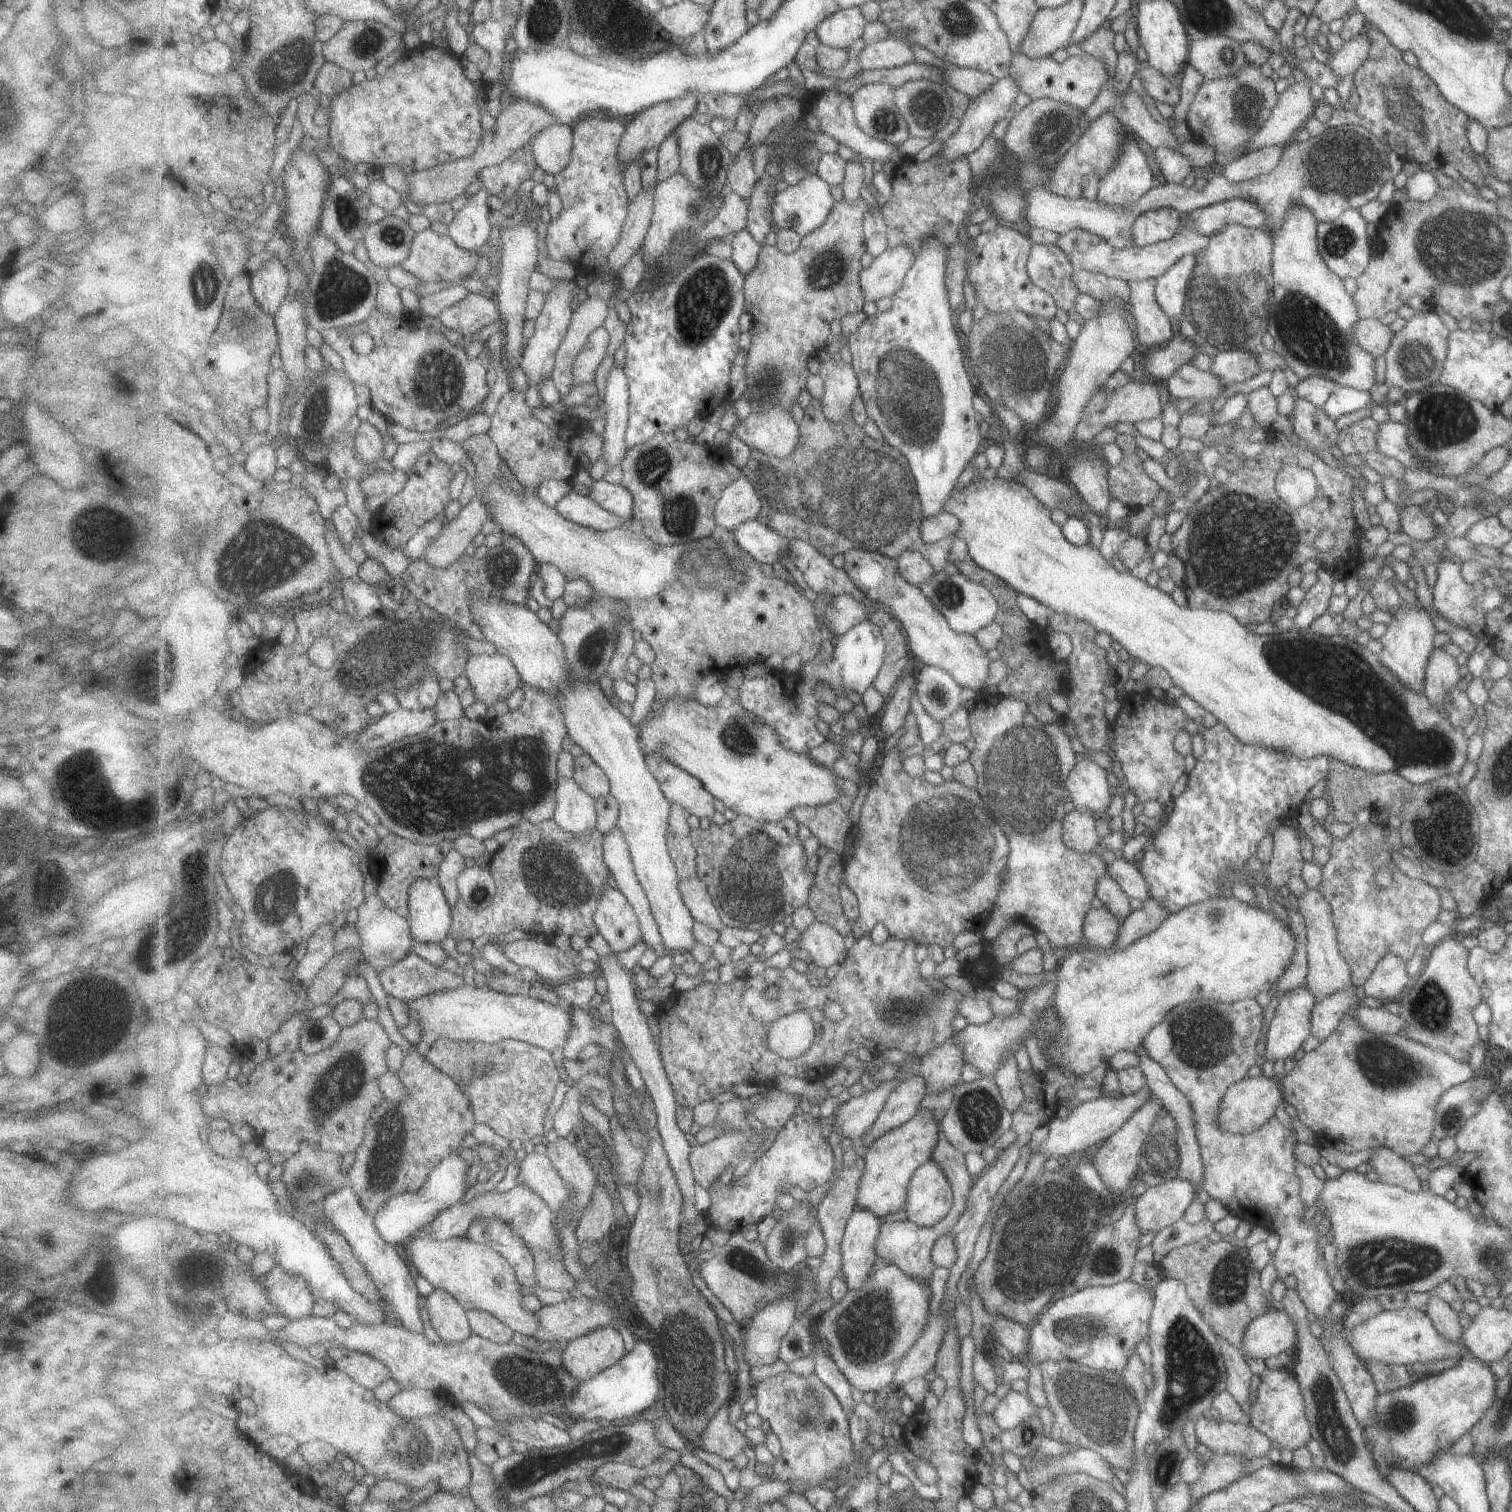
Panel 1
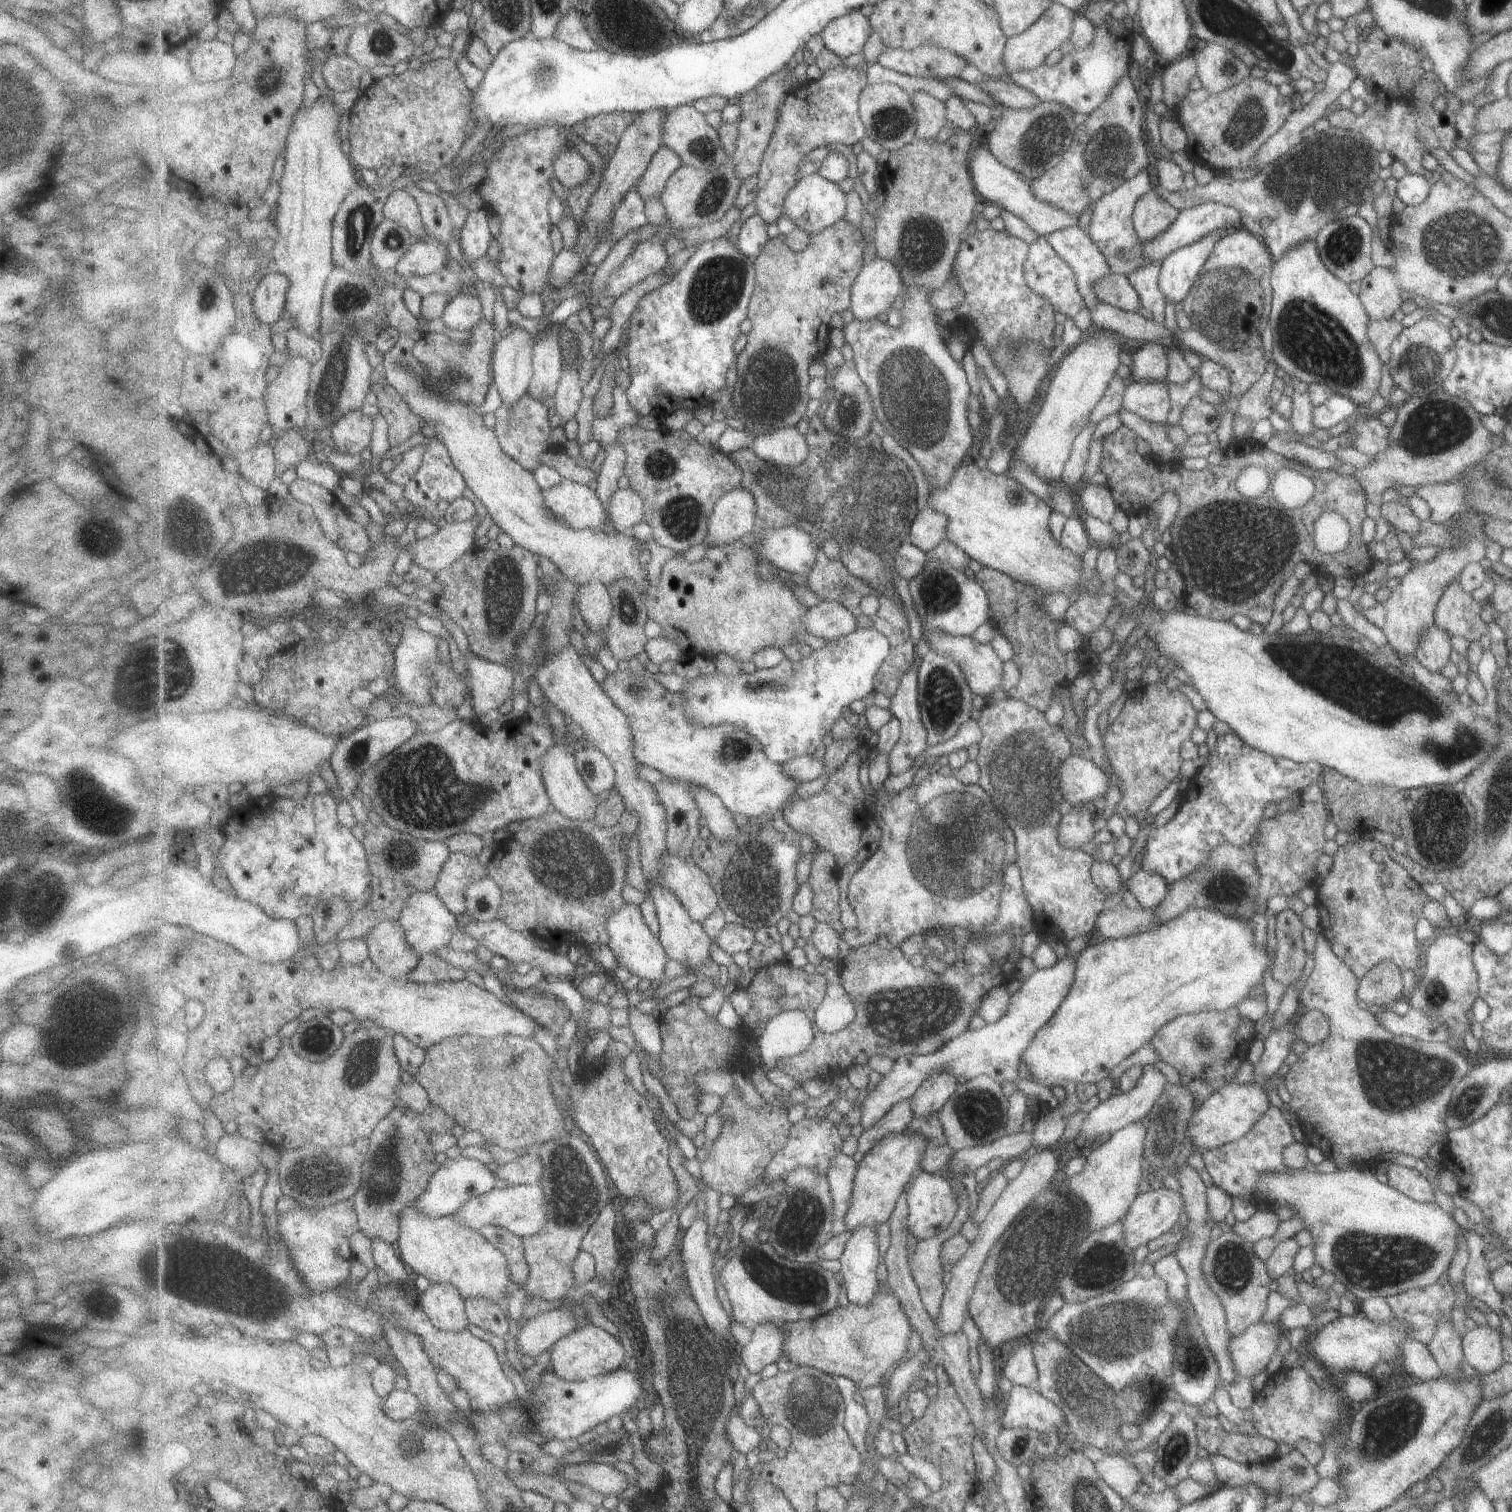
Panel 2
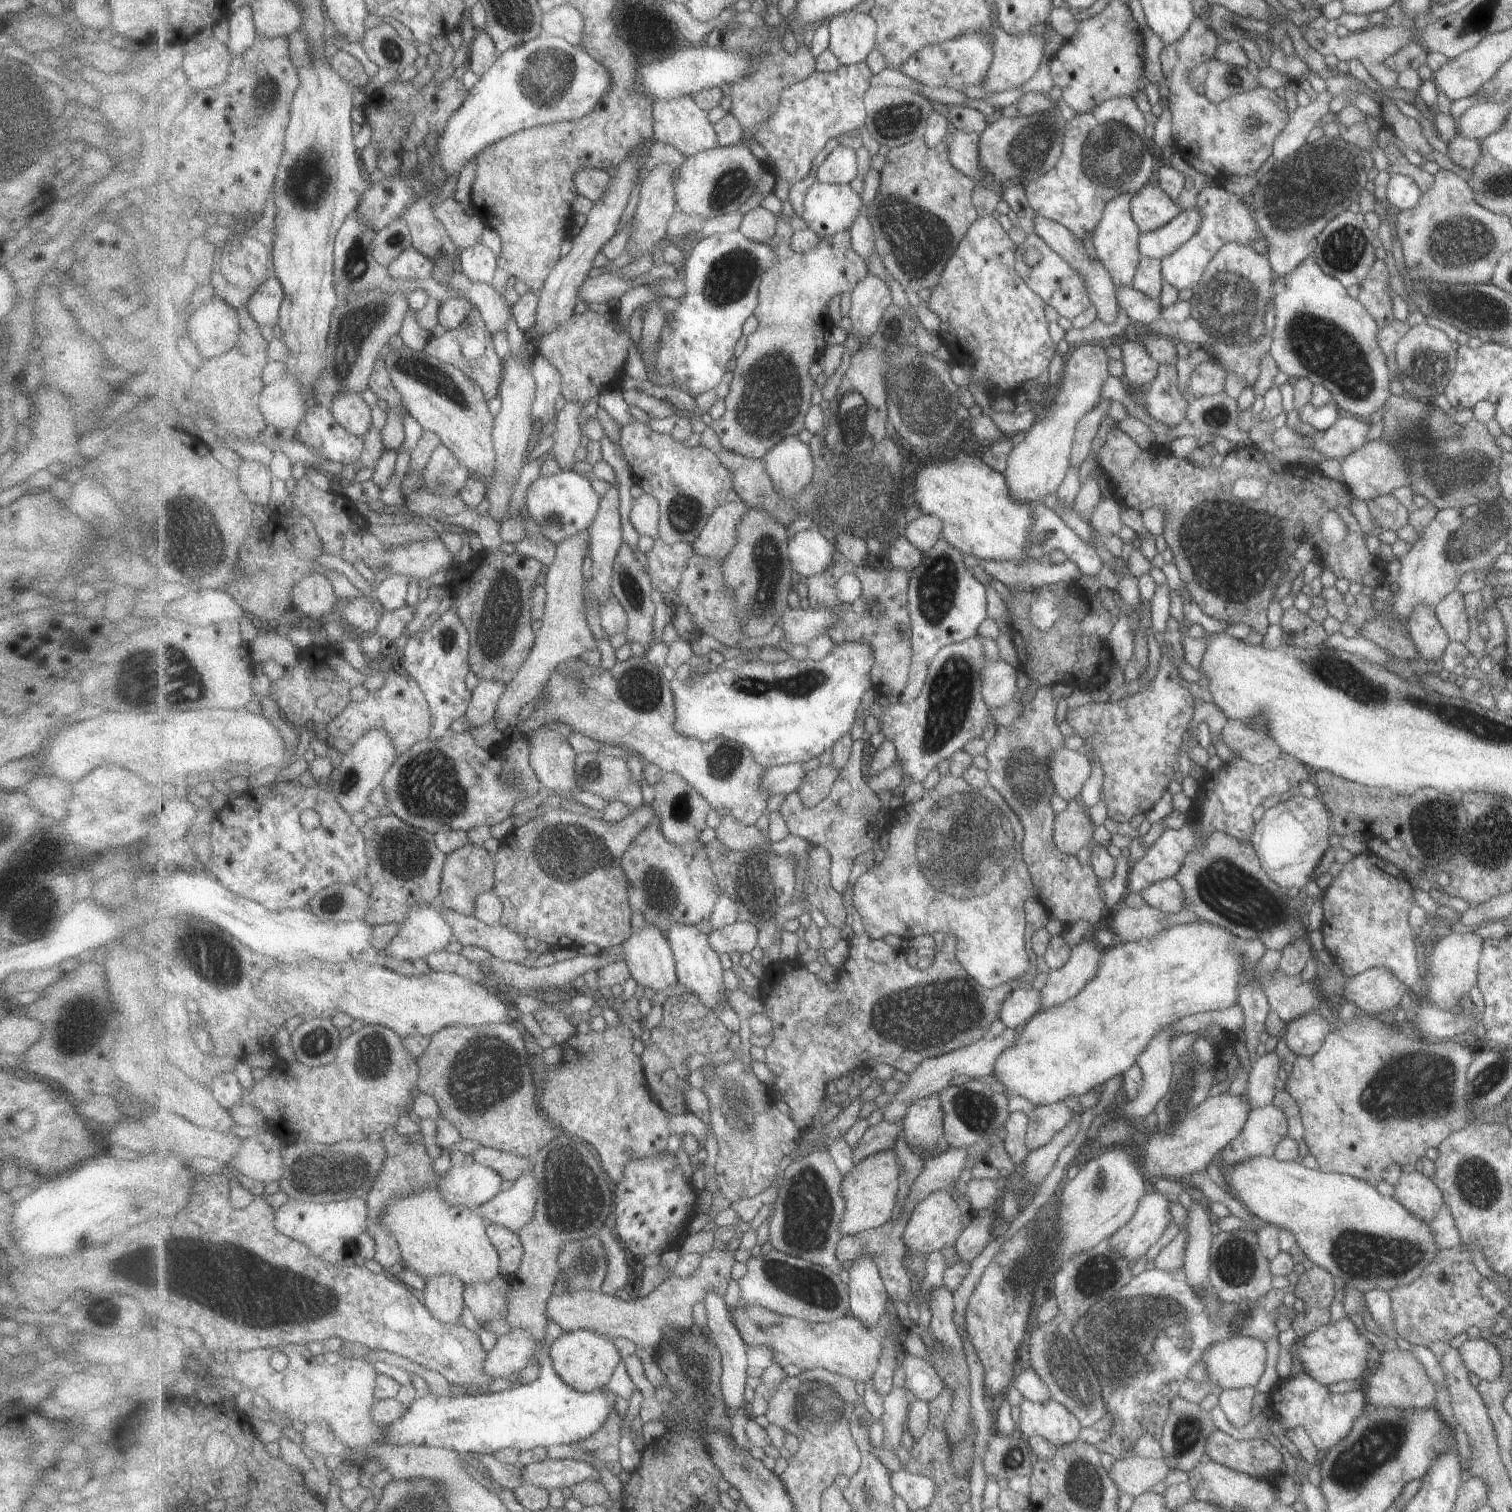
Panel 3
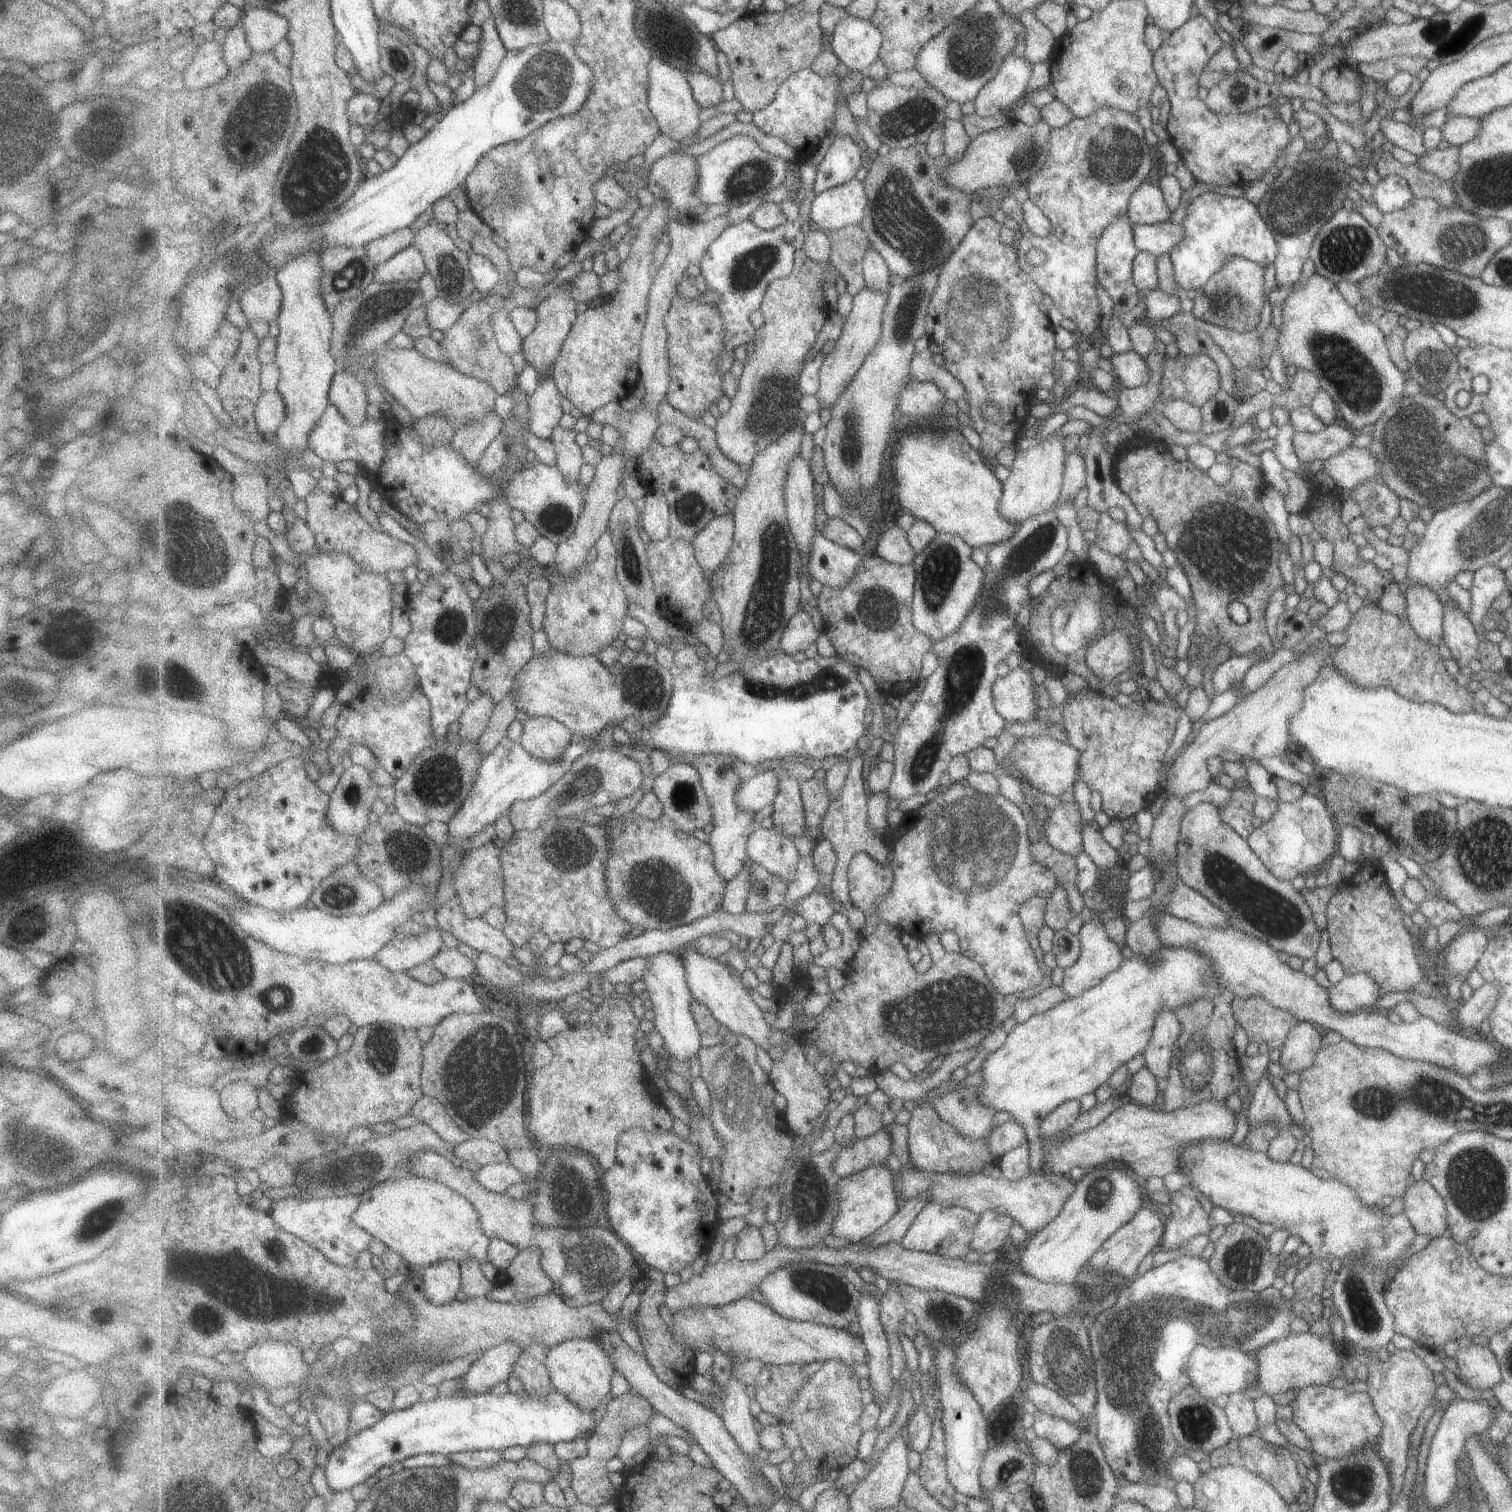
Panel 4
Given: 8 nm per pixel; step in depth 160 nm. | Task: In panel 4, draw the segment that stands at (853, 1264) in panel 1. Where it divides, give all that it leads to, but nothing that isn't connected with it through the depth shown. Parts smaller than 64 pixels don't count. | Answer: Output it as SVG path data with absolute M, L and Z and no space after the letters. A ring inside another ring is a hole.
M863 1294L858 1305L862 1339L868 1350L870 1391L883 1407L889 1402L896 1378L892 1375L890 1342L880 1315L880 1300Z

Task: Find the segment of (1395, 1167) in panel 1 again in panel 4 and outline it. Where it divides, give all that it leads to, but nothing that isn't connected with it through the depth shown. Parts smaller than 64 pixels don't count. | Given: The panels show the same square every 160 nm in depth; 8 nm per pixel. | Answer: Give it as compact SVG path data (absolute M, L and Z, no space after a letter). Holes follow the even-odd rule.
M1423 1180L1407 1184L1401 1202L1401 1213L1415 1234L1425 1234L1432 1239L1447 1234L1445 1203L1430 1184Z

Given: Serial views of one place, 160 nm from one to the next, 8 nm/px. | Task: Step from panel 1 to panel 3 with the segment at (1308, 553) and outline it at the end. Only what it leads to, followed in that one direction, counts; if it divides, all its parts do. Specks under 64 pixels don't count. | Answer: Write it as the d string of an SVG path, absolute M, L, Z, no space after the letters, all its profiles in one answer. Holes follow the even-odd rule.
M1117 426L1106 434L1104 445L1098 450L1097 460L1112 496L1123 507L1131 507L1141 512L1146 505L1162 506L1164 515L1161 536L1172 550L1171 562L1199 610L1219 622L1225 621L1229 625L1241 623L1263 636L1268 626L1265 611L1276 592L1279 575L1287 568L1285 559L1293 554L1297 544L1306 537L1313 541L1319 556L1319 565L1329 569L1337 579L1356 582L1373 589L1388 579L1378 557L1366 550L1365 534L1349 512L1350 500L1353 497L1348 488L1335 478L1324 477L1319 470L1310 466L1287 464L1280 471L1273 472L1268 469L1261 452L1253 448L1253 445L1245 447L1235 443L1232 450L1222 457L1218 467L1211 464L1207 468L1199 468L1193 466L1187 458L1171 458L1171 454L1165 454L1163 458L1159 456L1159 452L1152 454L1148 449L1139 448L1135 441ZM1247 475L1266 479L1265 492L1255 500L1236 499L1230 493L1230 488L1235 480ZM1327 511L1336 512L1346 528L1343 540L1335 544L1325 542L1318 529L1319 519Z

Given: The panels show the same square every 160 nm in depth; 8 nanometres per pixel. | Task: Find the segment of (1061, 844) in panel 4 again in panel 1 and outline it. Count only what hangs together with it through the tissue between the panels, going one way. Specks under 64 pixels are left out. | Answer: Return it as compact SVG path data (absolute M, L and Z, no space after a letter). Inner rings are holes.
M1073 809L1065 814L1061 842L1080 853L1093 851L1093 846L1099 842L1099 838L1095 834L1095 824L1089 812Z

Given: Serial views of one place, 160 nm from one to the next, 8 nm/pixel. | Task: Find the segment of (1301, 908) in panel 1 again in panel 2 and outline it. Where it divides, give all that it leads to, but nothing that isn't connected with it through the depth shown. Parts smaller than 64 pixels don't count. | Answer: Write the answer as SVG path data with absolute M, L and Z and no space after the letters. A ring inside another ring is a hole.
M1322 933L1316 934L1311 954L1313 968L1307 980L1300 984L1297 1000L1302 1010L1316 1009L1327 1018L1329 1033L1323 1041L1301 1052L1283 1077L1285 1089L1289 1093L1289 1108L1293 1110L1297 1121L1305 1122L1300 1126L1311 1126L1317 1138L1327 1140L1329 1146L1337 1146L1339 1152L1345 1152L1329 1156L1330 1160L1335 1160L1342 1168L1345 1168L1347 1156L1373 1160L1381 1152L1402 1153L1423 1159L1435 1142L1446 1141L1443 1124L1445 1108L1453 1088L1469 1072L1472 1059L1463 1051L1453 1050L1445 1041L1429 1043L1383 1030L1375 1020L1373 1010L1359 1009L1359 1000L1355 996L1358 979L1333 954L1329 940Z

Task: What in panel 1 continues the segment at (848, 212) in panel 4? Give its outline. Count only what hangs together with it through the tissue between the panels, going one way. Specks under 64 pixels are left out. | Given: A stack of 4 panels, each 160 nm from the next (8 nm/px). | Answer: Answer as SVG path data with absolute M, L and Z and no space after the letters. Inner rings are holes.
M806 170L796 185L787 187L776 194L772 213L780 229L796 230L802 237L820 228L832 214L837 200L831 190L833 185L821 178L816 172Z

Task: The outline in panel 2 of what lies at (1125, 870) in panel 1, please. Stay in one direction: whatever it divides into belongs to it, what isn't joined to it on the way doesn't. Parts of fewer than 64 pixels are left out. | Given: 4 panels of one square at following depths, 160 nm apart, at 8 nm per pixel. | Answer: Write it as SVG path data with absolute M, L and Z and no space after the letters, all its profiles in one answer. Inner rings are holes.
M1141 870L1131 872L1125 886L1143 909L1157 906L1169 888L1157 874L1148 874Z

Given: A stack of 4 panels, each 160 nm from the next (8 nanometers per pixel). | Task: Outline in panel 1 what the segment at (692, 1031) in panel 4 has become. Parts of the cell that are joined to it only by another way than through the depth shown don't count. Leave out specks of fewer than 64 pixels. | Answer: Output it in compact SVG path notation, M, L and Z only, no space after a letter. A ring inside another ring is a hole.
M608 884L604 887L594 921L609 949L616 954L629 950L639 941L645 942L640 918L619 888Z

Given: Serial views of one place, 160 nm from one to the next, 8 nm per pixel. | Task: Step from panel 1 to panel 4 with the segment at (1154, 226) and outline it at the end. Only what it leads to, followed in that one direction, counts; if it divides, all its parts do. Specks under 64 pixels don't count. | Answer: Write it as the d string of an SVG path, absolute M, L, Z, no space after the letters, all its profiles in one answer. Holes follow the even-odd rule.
M1143 181L1131 193L1125 215L1133 225L1150 225L1167 221L1170 214L1159 187Z

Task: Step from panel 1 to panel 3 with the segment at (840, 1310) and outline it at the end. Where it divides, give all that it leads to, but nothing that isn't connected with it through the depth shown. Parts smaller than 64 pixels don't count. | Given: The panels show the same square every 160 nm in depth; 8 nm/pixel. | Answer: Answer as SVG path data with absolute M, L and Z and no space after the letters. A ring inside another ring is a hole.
M759 1305L736 1306L731 1312L733 1324L748 1346L770 1348L774 1362L778 1365L783 1367L793 1364L802 1371L816 1367L826 1368L852 1378L856 1383L866 1383L873 1378L884 1352L884 1338L902 1341L908 1328L907 1323L898 1318L894 1319L888 1311L873 1328L867 1328L862 1320L853 1315L833 1322L812 1323L773 1312Z

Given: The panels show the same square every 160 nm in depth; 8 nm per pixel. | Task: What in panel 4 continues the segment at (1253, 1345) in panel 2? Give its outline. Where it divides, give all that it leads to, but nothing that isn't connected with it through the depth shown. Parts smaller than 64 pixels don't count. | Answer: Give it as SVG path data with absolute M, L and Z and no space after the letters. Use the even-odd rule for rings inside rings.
M1198 1344L1187 1357L1185 1373L1188 1384L1201 1398L1213 1400L1252 1387L1256 1381L1257 1363L1253 1353L1244 1353L1231 1347L1206 1347Z

